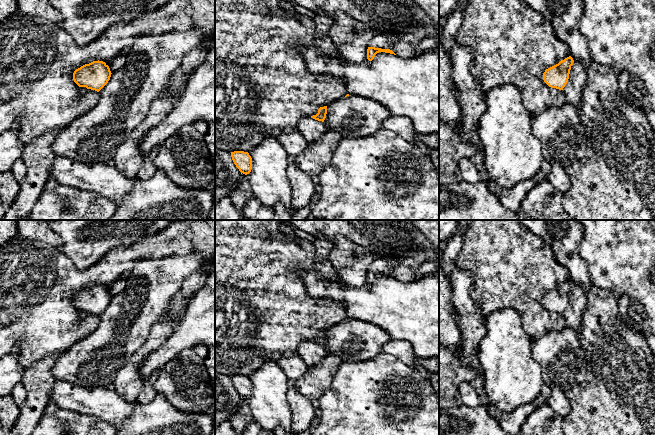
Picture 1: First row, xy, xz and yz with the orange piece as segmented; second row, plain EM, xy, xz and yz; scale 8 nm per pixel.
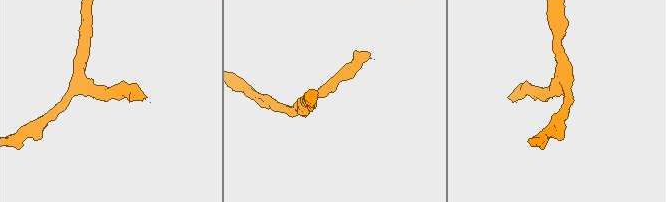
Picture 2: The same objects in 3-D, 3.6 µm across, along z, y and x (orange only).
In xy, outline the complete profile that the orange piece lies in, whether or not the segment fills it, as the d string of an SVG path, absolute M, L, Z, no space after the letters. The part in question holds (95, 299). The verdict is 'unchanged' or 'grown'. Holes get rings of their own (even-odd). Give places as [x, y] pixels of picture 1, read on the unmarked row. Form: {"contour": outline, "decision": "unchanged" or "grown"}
{"contour": "M93 285L76 293L73 304L79 311L99 316L110 304L111 295L103 285Z", "decision": "unchanged"}

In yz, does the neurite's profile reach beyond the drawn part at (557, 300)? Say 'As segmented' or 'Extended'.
As segmented

